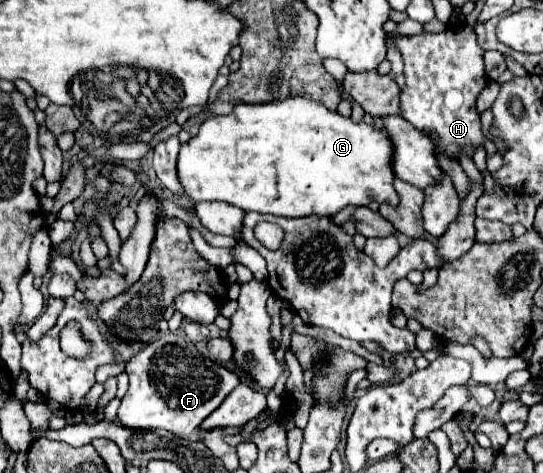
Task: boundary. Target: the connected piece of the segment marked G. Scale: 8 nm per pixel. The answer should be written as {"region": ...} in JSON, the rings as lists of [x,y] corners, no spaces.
{"region":[[[295,96],[295,98],[287,98],[287,100],[277,100],[277,102],[271,102],[271,104],[237,104],[233,108],[233,112],[227,114],[227,116],[207,118],[201,124],[197,136],[193,136],[187,144],[181,146],[181,152],[179,152],[179,158],[177,158],[177,176],[179,176],[179,182],[185,188],[187,196],[193,202],[203,202],[203,200],[207,200],[207,202],[229,202],[231,206],[237,206],[245,212],[255,210],[255,212],[261,212],[261,214],[275,214],[275,216],[287,216],[287,218],[299,218],[299,216],[311,216],[311,214],[333,216],[347,204],[367,206],[369,200],[375,200],[379,204],[389,202],[389,204],[395,206],[399,202],[399,196],[393,188],[395,174],[393,174],[393,168],[391,168],[391,156],[393,156],[391,142],[381,130],[377,130],[377,128],[373,128],[365,122],[355,124],[351,118],[345,118],[339,112],[333,112],[333,110],[325,108],[315,100]]]}

